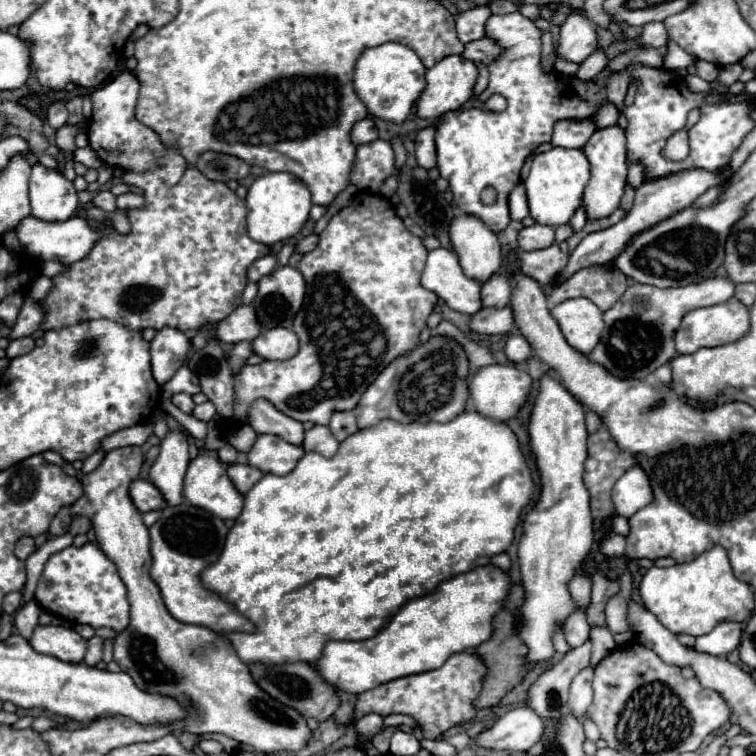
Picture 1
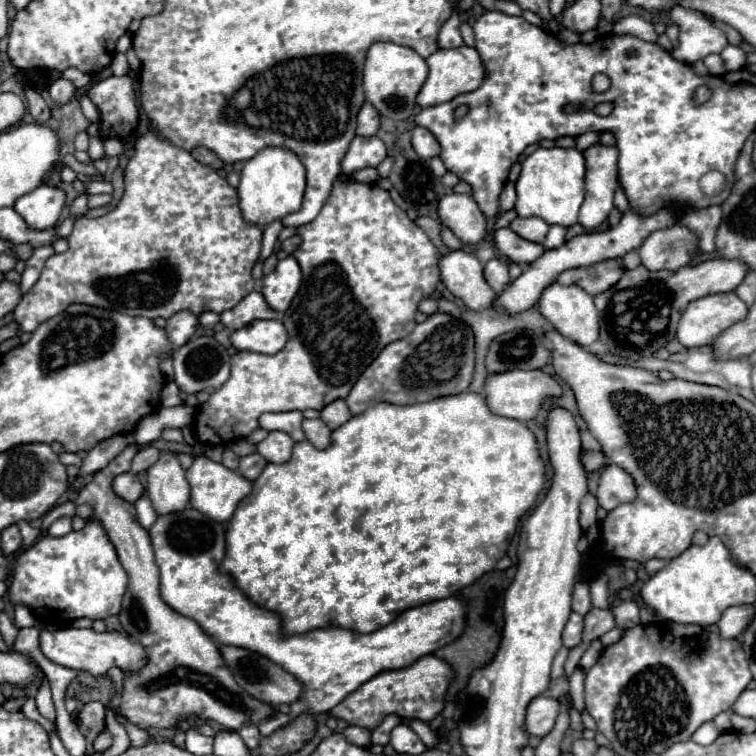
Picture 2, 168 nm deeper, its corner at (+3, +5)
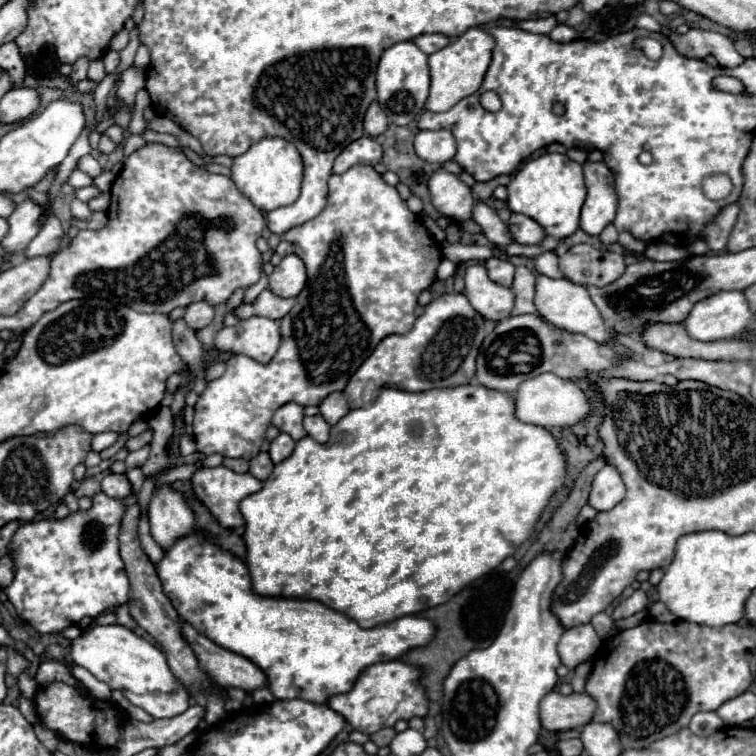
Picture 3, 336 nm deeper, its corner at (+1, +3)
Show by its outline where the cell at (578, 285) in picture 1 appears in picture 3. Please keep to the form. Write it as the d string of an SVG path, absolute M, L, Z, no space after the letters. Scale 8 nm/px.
M576 245L560 257L560 271L576 285L606 287L626 271L626 263L624 255Z

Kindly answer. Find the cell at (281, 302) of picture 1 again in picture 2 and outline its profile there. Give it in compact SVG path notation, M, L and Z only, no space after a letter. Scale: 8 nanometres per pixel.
M288 255L286 259L278 261L276 269L270 275L262 279L262 295L266 303L282 315L288 309L290 301L294 299L300 283L302 283L300 265L292 255Z

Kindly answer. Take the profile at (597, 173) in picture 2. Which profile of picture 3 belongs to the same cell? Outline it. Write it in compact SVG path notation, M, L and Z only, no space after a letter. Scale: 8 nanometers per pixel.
M586 161L584 181L588 187L588 197L582 205L580 225L588 235L600 235L602 229L614 221L618 207L614 175L604 161Z

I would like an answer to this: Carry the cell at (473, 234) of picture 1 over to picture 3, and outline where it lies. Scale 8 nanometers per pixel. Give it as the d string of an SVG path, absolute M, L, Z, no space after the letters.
M438 169L430 177L430 197L432 205L454 223L464 223L472 219L476 199L470 187L466 187L456 175Z

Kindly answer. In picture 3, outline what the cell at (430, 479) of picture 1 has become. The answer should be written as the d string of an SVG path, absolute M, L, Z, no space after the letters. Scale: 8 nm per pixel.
M466 385L454 389L432 389L422 393L408 393L400 389L382 389L380 397L362 409L354 409L340 419L324 445L304 437L296 443L296 449L282 463L274 465L274 471L264 481L264 487L248 495L240 503L240 513L246 521L244 545L246 545L246 567L252 579L254 593L262 597L288 597L288 599L312 599L326 607L344 613L354 619L360 627L372 629L404 615L416 615L436 605L446 603L458 591L462 591L474 579L496 569L506 557L510 557L534 531L538 517L548 505L550 497L564 485L566 463L558 451L552 433L538 425L522 423L514 417L514 399L508 393L486 389L482 385Z

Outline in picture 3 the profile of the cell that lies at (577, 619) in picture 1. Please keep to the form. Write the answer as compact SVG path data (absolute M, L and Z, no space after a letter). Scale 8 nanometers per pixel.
M590 623L576 625L564 631L558 643L558 655L568 669L574 669L582 661L590 659L600 647L600 639Z

